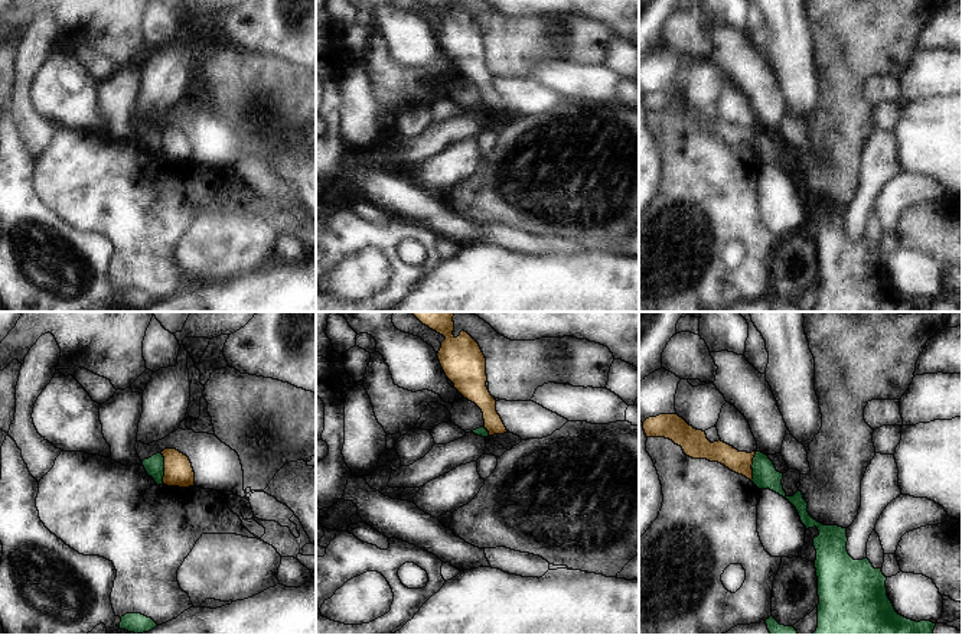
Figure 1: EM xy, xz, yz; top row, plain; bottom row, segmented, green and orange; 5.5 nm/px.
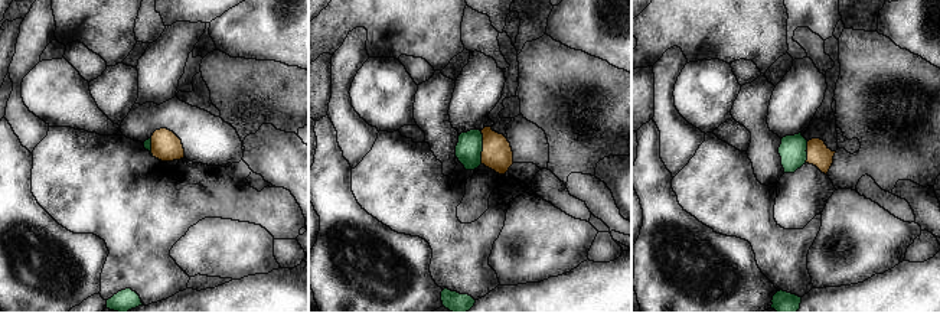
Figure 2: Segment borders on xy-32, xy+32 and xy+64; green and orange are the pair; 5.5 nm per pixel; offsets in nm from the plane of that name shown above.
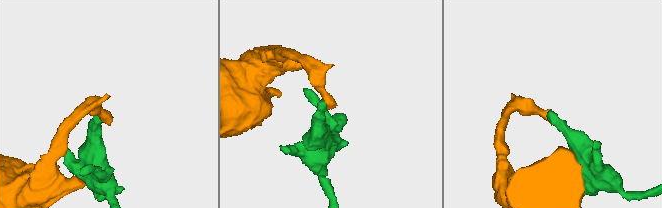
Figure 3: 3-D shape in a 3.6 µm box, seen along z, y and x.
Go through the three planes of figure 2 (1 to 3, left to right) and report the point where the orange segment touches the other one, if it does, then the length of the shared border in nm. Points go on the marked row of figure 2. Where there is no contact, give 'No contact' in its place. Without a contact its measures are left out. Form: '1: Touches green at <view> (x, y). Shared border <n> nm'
1: Touches green at xy-32 (150, 146). Shared border 110 nm
2: Touches green at xy+32 (482, 147). Shared border 180 nm
3: Touches green at xy+64 (806, 152). Shared border 120 nm.

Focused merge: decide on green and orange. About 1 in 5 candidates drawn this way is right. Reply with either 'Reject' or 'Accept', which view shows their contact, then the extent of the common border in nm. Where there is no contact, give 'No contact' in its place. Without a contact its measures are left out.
Reject. Touches green in xy. Shared border 180 nm.

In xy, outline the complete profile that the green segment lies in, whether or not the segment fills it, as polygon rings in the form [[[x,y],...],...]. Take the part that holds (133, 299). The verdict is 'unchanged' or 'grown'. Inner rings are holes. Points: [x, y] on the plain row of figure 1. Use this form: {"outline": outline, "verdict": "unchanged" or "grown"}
{"outline": [[[125,290],[121,293],[120,306],[134,309],[136,312],[154,306],[157,300],[141,290]]], "verdict": "unchanged"}

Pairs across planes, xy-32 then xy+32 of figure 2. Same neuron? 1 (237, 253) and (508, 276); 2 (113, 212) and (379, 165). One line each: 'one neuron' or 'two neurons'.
1: one neuron
2: one neuron

